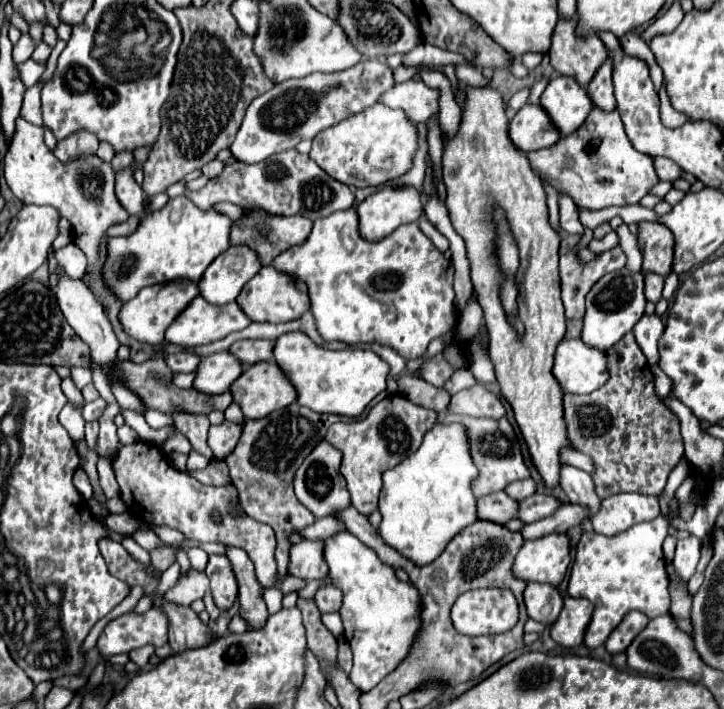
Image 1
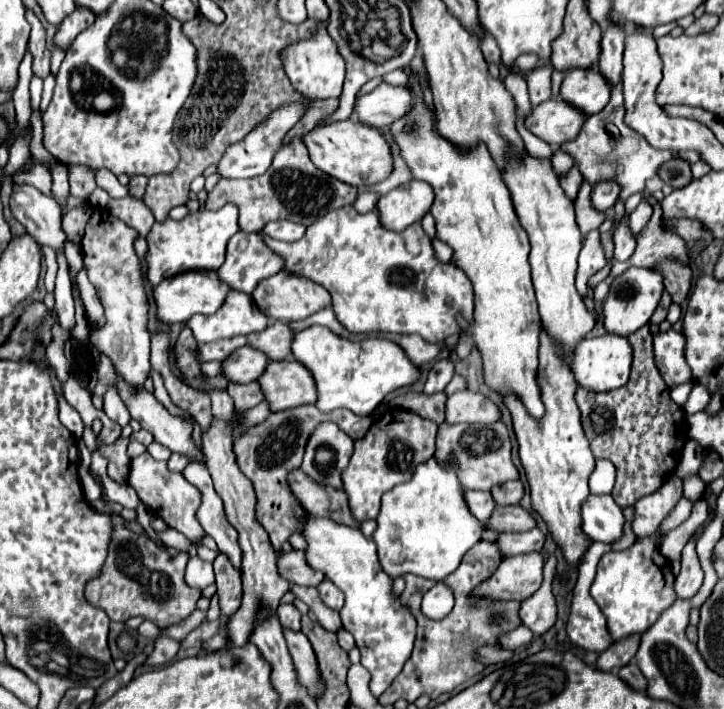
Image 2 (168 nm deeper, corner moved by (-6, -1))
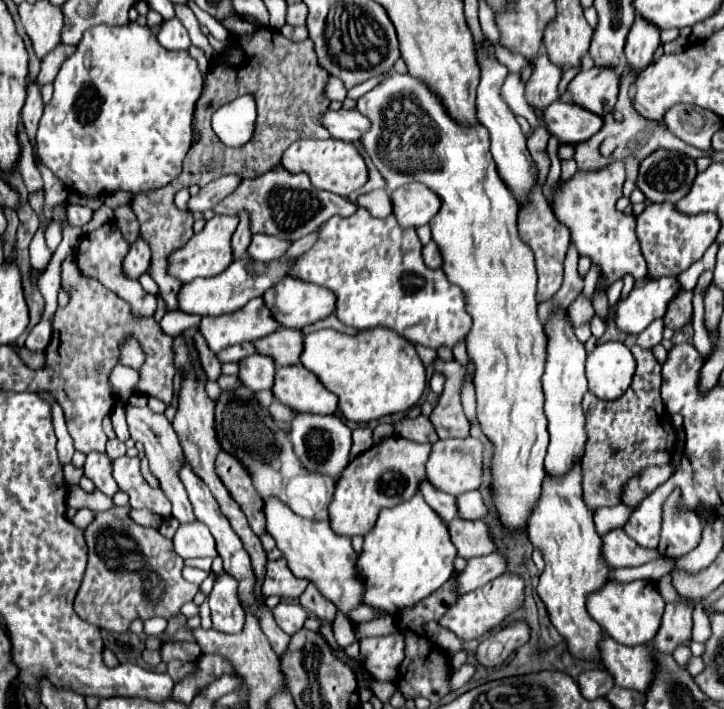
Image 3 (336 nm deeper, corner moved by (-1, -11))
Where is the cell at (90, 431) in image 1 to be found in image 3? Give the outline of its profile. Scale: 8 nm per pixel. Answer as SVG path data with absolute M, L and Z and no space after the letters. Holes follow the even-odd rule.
M112 439L112 441L108 441L108 445L106 445L106 453L108 453L110 459L122 457L122 455L126 455L126 445L124 445L122 441L118 441L118 439Z

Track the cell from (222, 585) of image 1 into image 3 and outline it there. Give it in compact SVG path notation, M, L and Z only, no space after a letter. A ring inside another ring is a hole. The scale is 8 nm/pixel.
M228 573L218 575L212 593L208 595L212 609L212 627L222 633L240 633L244 627L244 609L236 597L238 583Z

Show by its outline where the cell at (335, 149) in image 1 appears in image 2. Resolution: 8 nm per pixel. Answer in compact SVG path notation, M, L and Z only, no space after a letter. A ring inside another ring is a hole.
M337 121L325 127L317 127L309 131L303 137L311 161L331 177L353 185L353 187L369 187L375 185L391 175L393 169L393 155L391 145L381 133L381 129L375 129L371 125L363 125L361 121Z

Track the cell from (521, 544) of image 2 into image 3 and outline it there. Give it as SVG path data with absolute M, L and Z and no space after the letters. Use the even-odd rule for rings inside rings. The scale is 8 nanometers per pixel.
M498 553L470 559L470 563L464 567L464 571L454 575L456 595L460 597L460 595L466 595L466 593L482 587L484 583L502 575L504 569L506 569L506 561Z

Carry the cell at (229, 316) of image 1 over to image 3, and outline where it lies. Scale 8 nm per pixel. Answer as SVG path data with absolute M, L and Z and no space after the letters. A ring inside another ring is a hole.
M262 297L252 299L240 311L218 317L204 317L200 323L200 333L206 337L208 347L218 353L224 347L256 341L274 333L280 323L274 319Z

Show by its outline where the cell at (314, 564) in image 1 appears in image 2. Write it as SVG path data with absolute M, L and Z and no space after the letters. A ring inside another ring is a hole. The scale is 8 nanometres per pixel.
M305 551L283 553L279 557L279 573L289 583L297 583L297 585L305 585L305 587L317 587L319 581L325 579L325 575L321 571L307 567Z

